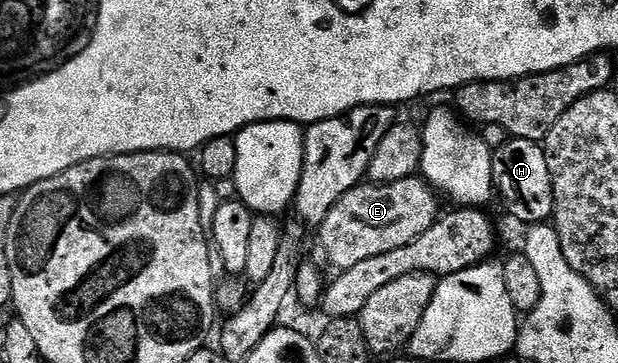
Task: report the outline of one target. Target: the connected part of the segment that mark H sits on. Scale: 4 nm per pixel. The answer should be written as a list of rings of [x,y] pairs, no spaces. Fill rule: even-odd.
[[[507,139],[504,146],[493,149],[492,174],[496,196],[506,203],[506,208],[522,226],[545,224],[554,214],[552,174],[548,174],[545,147],[537,140]]]

